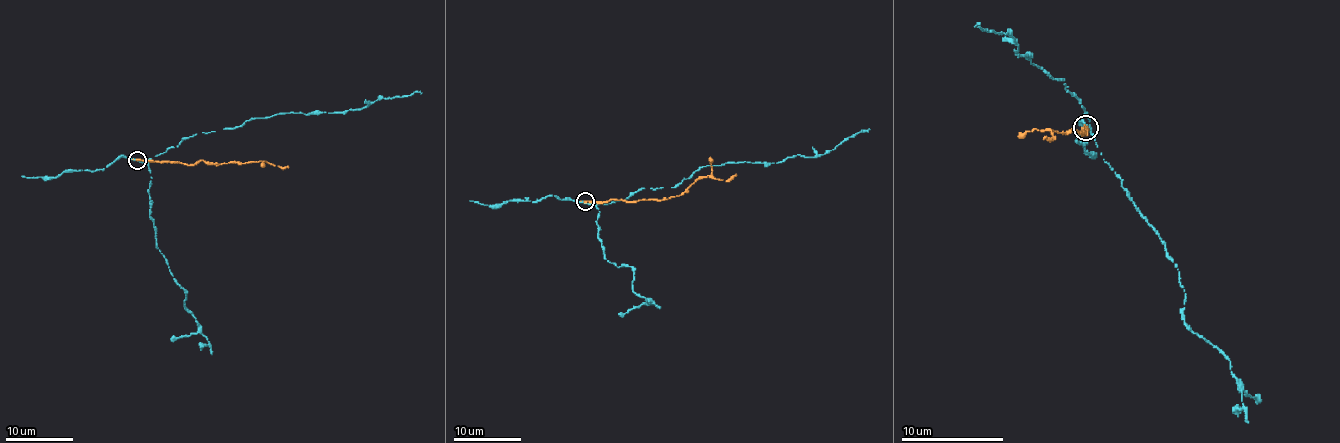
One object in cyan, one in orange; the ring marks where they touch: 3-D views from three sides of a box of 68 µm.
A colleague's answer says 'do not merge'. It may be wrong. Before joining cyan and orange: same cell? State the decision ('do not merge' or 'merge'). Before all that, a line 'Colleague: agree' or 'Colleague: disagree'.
Colleague: agree
do not merge

